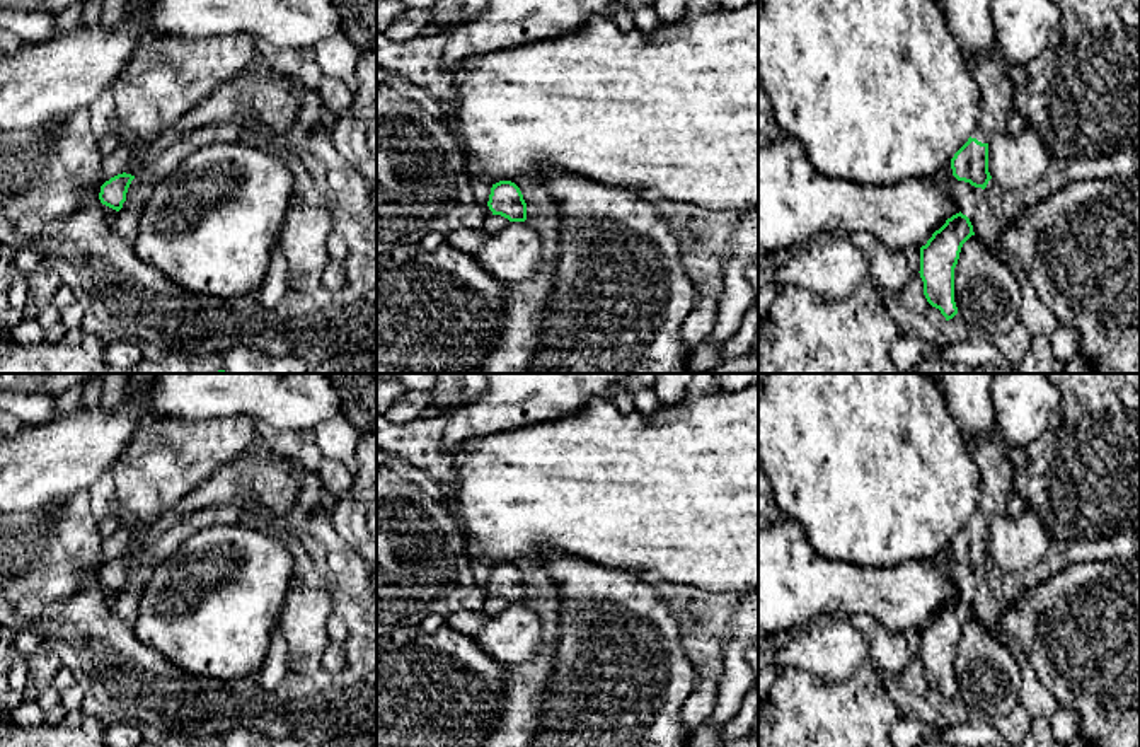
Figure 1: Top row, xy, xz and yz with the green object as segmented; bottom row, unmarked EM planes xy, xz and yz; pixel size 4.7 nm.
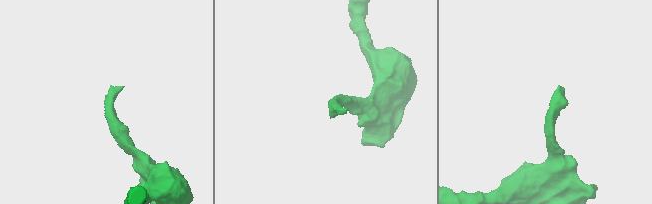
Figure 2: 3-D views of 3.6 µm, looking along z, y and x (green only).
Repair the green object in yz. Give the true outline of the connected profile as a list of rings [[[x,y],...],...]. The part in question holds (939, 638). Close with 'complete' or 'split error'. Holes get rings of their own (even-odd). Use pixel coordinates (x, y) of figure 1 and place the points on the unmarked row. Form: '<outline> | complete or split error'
[[[961,594],[946,602],[920,629],[920,660],[927,684],[939,691],[946,703],[958,696],[954,684],[954,650],[963,626],[975,617],[973,607]]] | complete

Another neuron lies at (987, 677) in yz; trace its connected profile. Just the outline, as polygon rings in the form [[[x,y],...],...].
[[[978,617],[961,629],[954,650],[954,684],[966,706],[992,723],[1019,703],[1021,669],[1005,643]]]

